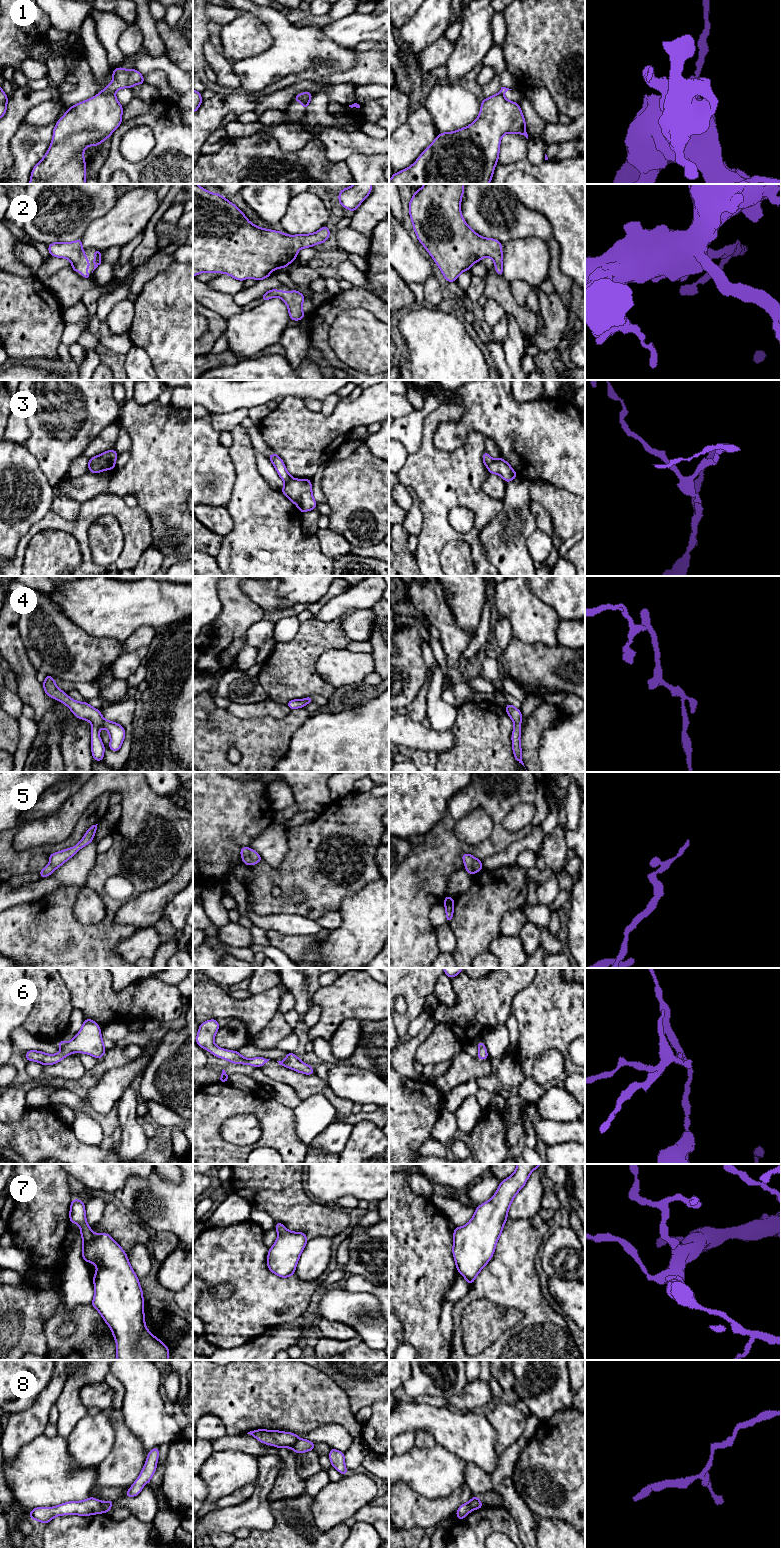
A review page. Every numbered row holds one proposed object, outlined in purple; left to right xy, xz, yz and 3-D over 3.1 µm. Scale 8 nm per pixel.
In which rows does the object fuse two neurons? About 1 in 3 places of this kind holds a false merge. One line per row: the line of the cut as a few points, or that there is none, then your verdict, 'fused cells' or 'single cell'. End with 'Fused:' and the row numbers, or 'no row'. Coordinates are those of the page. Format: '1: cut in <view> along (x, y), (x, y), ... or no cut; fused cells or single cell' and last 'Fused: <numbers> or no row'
1: cut in xy along (101, 92), (113, 94); fused cells
2: no cut; single cell
3: cut in xy along (101, 454), (88, 469); fused cells
4: no cut; single cell
5: no cut; single cell
6: no cut; single cell
7: no cut; single cell
8: cut in xy along (100, 1501), (106, 1512); fused cells
Fused: 1, 3, 8

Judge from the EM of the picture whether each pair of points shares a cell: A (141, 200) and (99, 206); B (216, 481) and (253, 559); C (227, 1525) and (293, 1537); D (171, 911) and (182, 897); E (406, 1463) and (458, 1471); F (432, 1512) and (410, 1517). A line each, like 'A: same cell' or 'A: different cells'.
A: different cells
B: different cells
C: different cells
D: same cell
E: same cell
F: same cell

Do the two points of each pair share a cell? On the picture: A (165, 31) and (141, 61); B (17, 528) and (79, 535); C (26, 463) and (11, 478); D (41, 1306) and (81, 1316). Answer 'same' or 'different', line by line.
A: different
B: different
C: same
D: different

